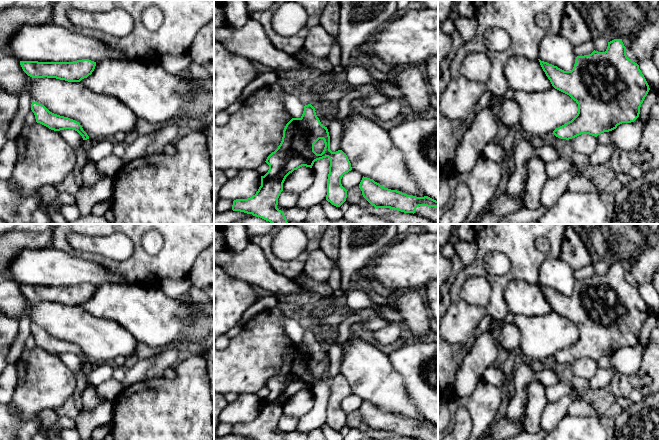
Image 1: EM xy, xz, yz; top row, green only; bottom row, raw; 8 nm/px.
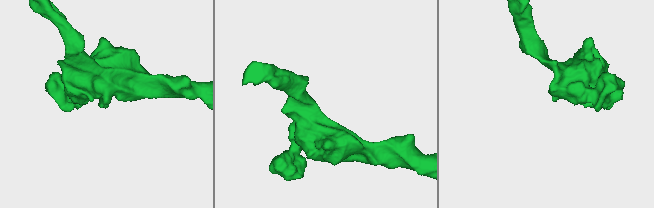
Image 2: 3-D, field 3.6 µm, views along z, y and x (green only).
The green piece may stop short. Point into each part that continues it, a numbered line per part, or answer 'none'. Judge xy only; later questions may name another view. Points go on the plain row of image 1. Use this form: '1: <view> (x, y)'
1: xy (87, 368)

